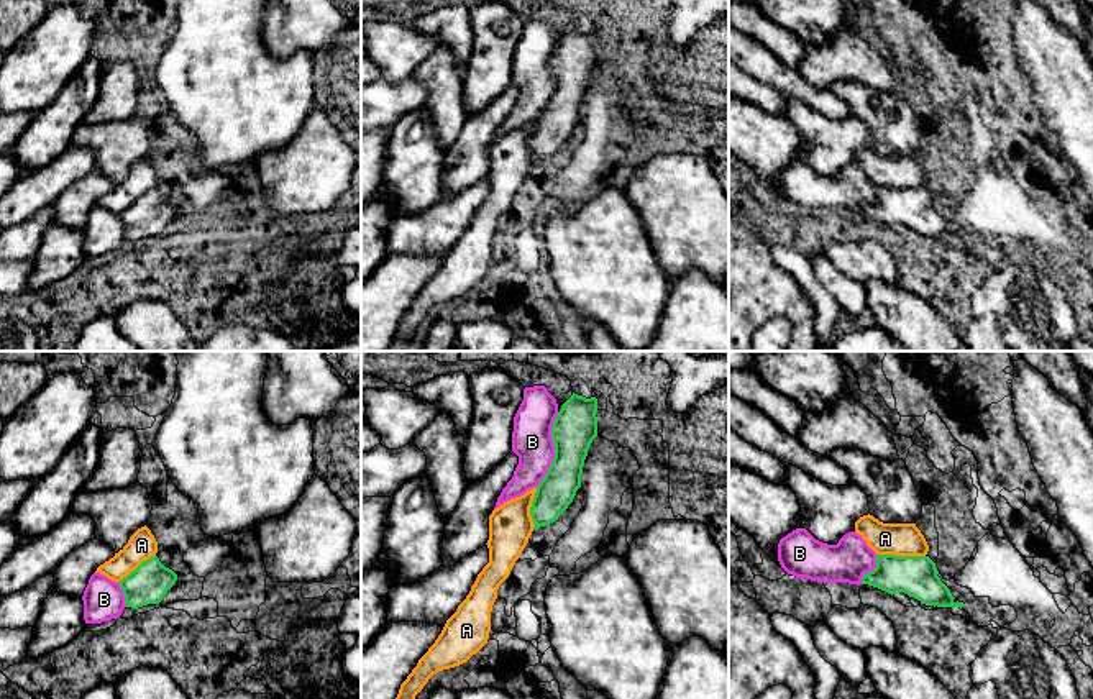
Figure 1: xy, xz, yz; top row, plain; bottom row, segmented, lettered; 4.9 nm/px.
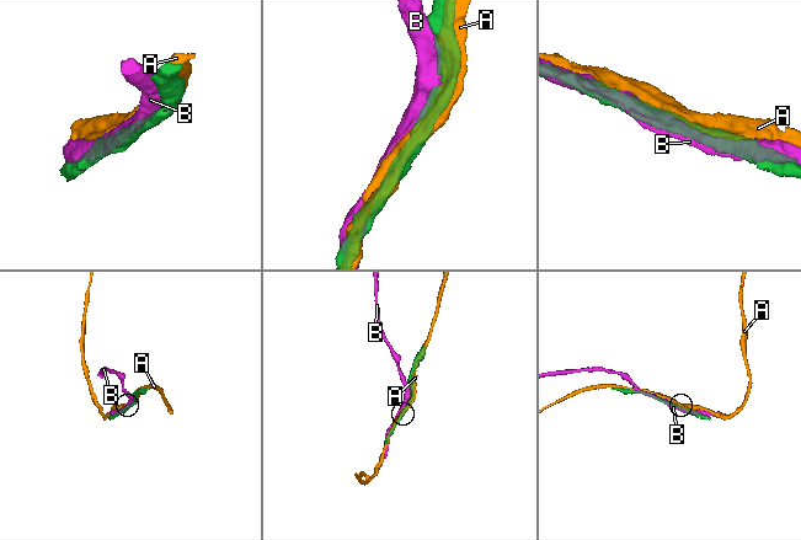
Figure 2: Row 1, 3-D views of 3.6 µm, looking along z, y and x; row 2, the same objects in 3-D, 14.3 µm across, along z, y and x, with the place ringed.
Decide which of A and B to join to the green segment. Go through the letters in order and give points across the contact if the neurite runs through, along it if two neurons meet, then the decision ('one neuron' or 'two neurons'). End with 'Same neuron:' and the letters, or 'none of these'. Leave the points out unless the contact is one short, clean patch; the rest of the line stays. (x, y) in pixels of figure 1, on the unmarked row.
A: two neurons
B: two neurons
Same neuron: none of these

